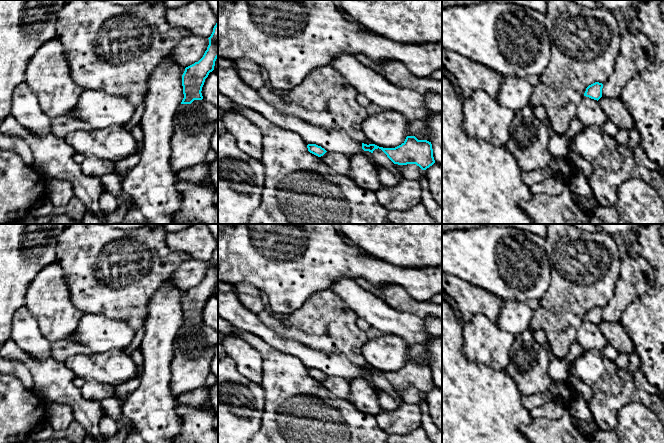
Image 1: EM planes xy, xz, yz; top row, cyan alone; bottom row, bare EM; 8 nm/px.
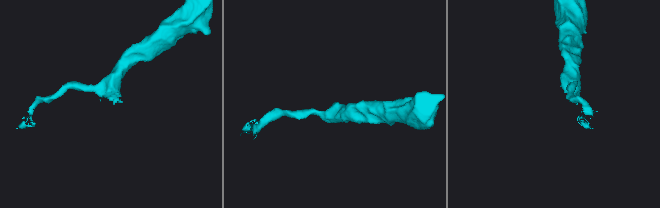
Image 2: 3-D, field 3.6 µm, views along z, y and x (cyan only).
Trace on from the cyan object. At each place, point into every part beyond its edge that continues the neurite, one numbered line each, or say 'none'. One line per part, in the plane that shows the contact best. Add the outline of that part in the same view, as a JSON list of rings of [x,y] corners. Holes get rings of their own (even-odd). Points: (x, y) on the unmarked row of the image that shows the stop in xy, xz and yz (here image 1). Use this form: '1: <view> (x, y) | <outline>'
1: xy (193, 347) | [[[202,324],[180,328],[173,342],[171,391],[177,397],[206,385],[218,333]]]

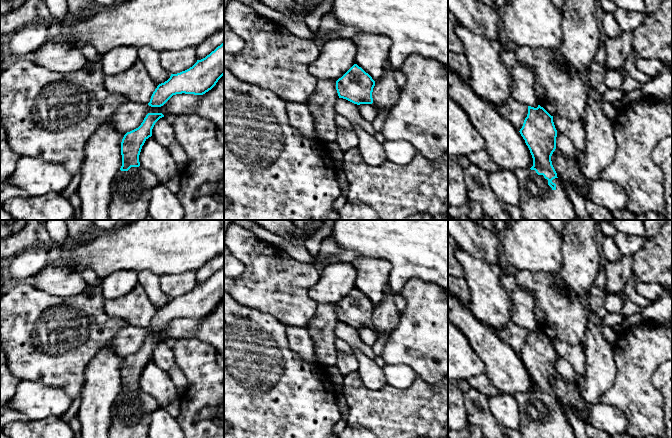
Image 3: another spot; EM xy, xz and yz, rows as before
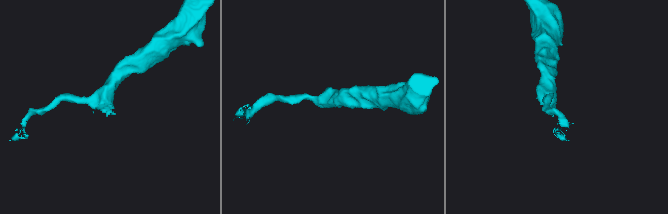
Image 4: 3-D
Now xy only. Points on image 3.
1: xy (130, 414) | [[[142,390],[119,394],[111,408],[109,438],[148,438],[150,415],[159,408]]]

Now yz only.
1: yz (536, 421) | [[[519,393],[514,398],[520,410],[518,431],[522,438],[576,438],[559,402],[552,404],[556,408],[556,413],[553,414],[548,409],[548,404],[535,394]]]

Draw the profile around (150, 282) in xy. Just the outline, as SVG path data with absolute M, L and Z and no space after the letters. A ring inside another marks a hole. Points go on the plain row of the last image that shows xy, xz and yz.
M149 271L138 273L139 283L145 289L151 303L159 309L167 305L171 298L168 297L160 288L159 276Z

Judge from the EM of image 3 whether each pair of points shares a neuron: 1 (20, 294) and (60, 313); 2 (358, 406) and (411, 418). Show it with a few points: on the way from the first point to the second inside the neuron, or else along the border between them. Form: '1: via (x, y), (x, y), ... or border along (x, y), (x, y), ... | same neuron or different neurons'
1: via (30, 304), (39, 313), (50, 313) | same neuron
2: via (371, 409), (398, 415) | same neuron

